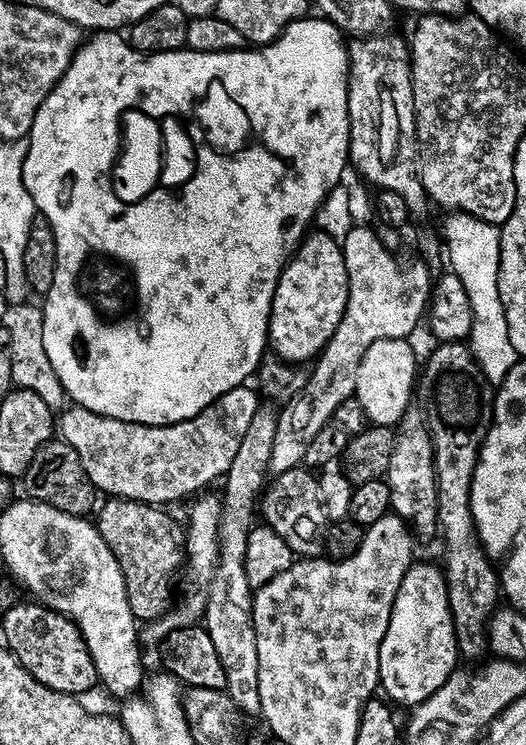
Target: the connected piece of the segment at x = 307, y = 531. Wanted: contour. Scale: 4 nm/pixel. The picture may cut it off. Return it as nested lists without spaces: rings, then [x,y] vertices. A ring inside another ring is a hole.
[[[297,466],[275,473],[263,489],[258,508],[262,516],[264,512],[263,523],[275,530],[278,538],[282,538],[297,557],[320,558],[325,555],[330,521],[323,509],[318,479],[307,467]]]

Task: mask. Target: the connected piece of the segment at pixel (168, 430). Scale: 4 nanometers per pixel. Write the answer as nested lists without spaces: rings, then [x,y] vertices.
[[[241,386],[222,394],[213,404],[206,406],[206,410],[177,424],[122,422],[118,418],[94,414],[85,408],[68,406],[59,413],[58,432],[65,443],[78,450],[78,458],[82,458],[86,474],[90,474],[90,482],[94,482],[101,493],[108,492],[104,494],[121,500],[140,500],[143,504],[168,506],[171,500],[180,500],[191,492],[199,493],[204,490],[199,488],[206,487],[211,480],[219,481],[227,473],[258,407],[257,389],[248,387]]]

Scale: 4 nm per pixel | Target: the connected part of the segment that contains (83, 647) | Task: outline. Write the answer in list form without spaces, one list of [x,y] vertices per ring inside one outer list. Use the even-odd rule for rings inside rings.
[[[17,602],[2,616],[3,643],[18,658],[18,662],[32,677],[52,690],[83,694],[98,684],[94,658],[74,621],[61,612],[45,608],[39,602]]]

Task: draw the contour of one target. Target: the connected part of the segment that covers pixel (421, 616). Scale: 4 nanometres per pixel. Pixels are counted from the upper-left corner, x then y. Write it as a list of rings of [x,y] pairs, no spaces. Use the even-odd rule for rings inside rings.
[[[413,563],[402,578],[402,586],[394,598],[390,626],[386,626],[386,634],[382,638],[378,658],[379,687],[382,692],[384,688],[383,695],[393,705],[421,704],[447,682],[452,672],[457,671],[456,660],[456,627],[452,621],[448,584],[444,581],[443,571],[437,565],[435,568],[432,564]]]

